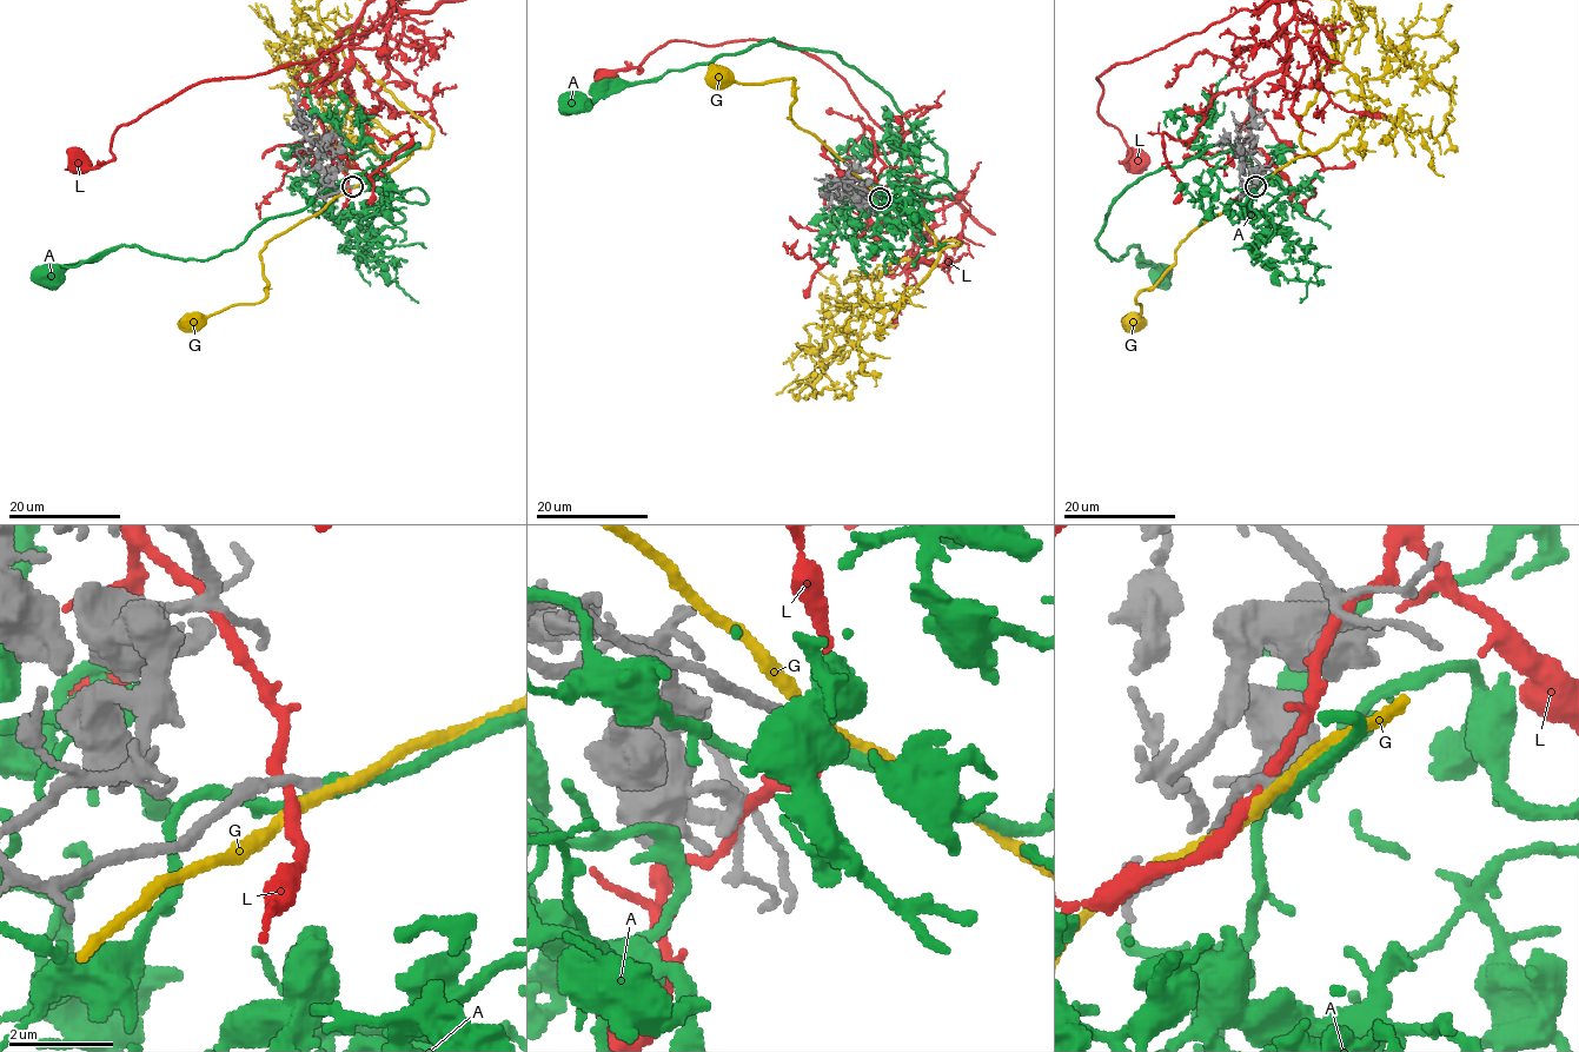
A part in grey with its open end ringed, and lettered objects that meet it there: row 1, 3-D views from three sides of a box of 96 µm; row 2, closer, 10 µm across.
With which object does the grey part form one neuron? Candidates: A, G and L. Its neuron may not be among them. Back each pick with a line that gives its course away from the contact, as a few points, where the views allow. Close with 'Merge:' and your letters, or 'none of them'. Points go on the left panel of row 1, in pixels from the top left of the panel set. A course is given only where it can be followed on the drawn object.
A: it runs (351, 186), (418, 143), (205, 260), (118, 246), (46, 277)
Merge: A

